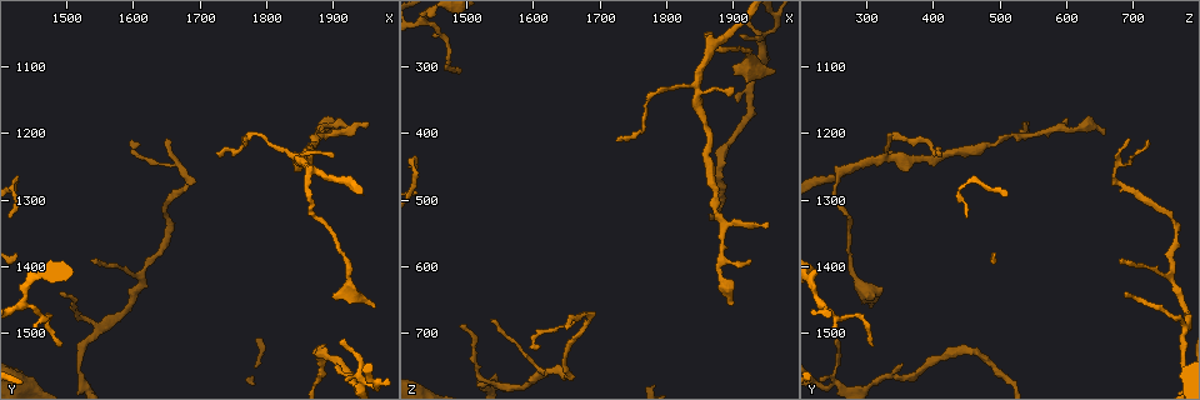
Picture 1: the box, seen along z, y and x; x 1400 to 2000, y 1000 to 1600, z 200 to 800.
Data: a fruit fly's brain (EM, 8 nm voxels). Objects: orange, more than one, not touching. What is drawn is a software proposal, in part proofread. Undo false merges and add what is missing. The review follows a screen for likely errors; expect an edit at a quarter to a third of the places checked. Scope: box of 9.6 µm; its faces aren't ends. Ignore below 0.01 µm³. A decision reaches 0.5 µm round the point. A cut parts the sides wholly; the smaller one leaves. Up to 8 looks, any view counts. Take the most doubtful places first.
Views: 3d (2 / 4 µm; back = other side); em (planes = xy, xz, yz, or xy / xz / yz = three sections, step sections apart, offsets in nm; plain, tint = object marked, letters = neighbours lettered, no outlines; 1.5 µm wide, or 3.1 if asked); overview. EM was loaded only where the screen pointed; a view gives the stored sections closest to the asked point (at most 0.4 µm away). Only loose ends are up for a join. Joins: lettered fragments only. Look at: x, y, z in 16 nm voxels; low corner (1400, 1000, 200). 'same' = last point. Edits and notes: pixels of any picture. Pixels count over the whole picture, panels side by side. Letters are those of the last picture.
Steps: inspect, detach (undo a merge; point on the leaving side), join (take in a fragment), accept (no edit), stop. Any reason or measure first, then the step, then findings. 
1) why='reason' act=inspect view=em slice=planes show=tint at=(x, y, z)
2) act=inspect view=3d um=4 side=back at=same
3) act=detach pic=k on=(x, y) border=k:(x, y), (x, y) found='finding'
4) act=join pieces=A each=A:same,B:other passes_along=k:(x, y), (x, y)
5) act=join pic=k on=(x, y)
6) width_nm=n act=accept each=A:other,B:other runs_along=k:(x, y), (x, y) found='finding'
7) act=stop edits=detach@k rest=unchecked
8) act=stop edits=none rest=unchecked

why='tapers out' act=inspect view=em slice=planes show=letters at=(1490, 1525, 310)

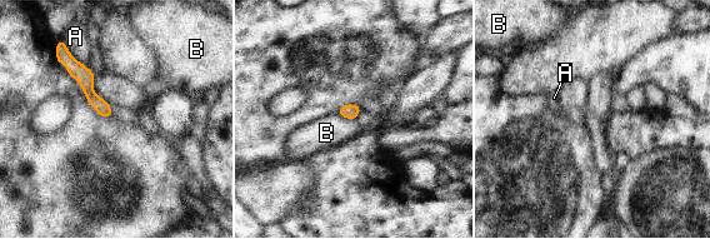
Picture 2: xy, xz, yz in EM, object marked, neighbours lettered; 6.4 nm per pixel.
act=accept each=A:other,B:other found='no lettered fragment goes on from it'

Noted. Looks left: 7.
why='free end' act=inspect view=3d um=2 at=(1605, 1215, 720)

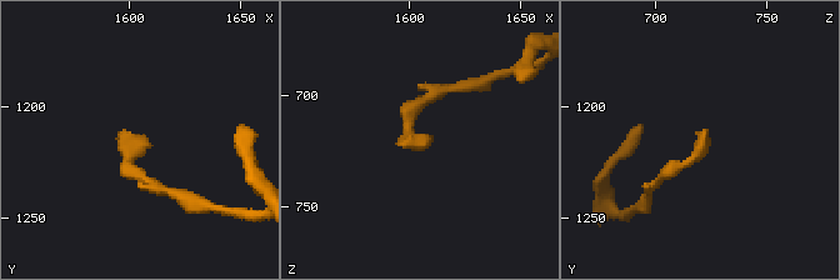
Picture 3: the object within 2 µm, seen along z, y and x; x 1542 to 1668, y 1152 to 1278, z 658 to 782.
act=inspect view=em slice=planes show=letters at=(1608, 1215, 723)

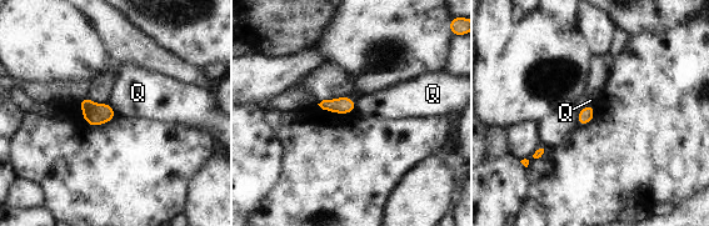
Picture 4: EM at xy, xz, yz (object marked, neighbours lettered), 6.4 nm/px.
width_nm=90 act=accept each=Q:other border=4:(355, 100), (353, 110) found='none of them fits'

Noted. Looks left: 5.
why='calibre changes' act=inspect view=3d um=2 at=(1920, 1415, 285)

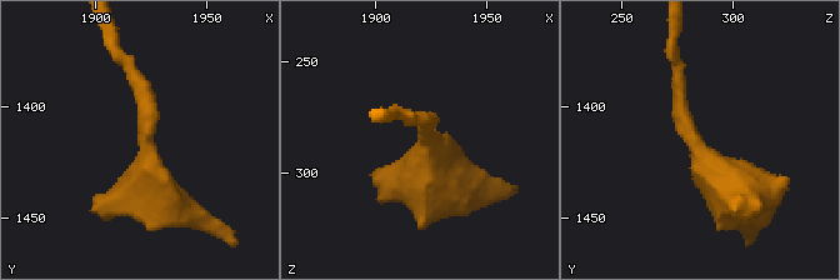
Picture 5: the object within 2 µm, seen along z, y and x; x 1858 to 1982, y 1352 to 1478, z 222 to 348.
why='need the tissue' act=inspect view=em slice=yz step=8 show=tint at=(1923, 1418, 287)

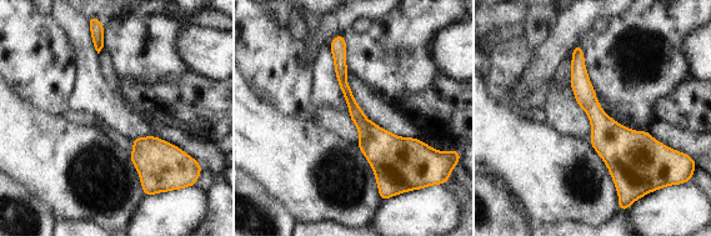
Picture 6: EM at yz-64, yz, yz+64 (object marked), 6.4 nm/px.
why='another direction' act=inspect view=em slice=planes show=letters at=same

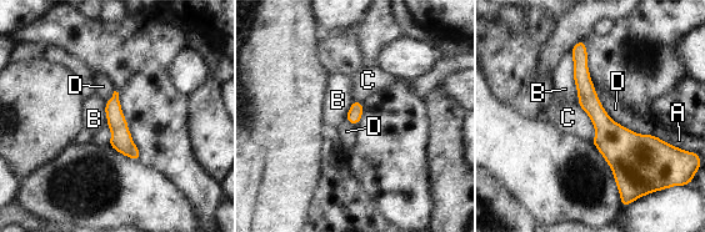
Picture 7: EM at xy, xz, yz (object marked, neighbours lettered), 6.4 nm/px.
width_nm=100 act=accept each=A:other,B:other,C:other,D:other runs_along=7:(581, 49), (626, 191) found='one neuron here'

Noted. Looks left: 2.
act=stop edits=none rest=unchecked

